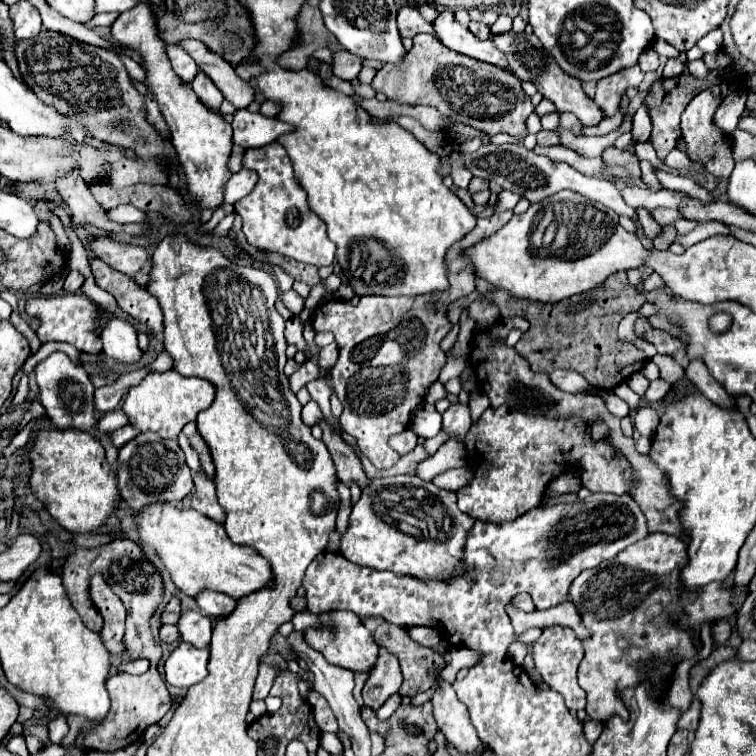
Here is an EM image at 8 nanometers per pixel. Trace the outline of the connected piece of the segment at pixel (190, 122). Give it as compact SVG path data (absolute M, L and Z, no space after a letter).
M136 5L134 9L122 13L116 23L112 25L112 39L118 45L124 45L128 49L140 51L144 57L144 69L148 73L148 87L156 95L156 101L160 105L160 111L170 127L172 133L172 145L176 149L178 161L186 173L186 187L192 201L198 205L198 209L218 209L224 203L222 191L224 183L232 177L228 169L228 159L232 153L232 127L226 123L220 115L212 113L190 85L182 83L176 73L170 67L170 61L166 57L166 45L158 37L156 31L156 17L152 13L150 5Z

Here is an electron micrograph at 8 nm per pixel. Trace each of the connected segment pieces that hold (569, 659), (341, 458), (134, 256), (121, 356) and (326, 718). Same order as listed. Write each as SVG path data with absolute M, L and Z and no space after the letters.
M546 627L540 639L532 643L532 657L542 679L550 685L550 689L558 691L564 697L566 707L570 711L582 711L586 705L586 695L576 681L576 671L584 657L584 649L582 649L582 643L576 639L574 631L570 627Z
M322 421L322 423L318 423L318 425L320 425L322 431L324 431L322 441L324 441L324 445L328 447L330 457L332 457L332 461L334 461L334 465L336 465L338 479L340 479L344 485L348 485L348 487L350 487L352 483L356 483L360 489L364 489L364 487L368 485L368 477L366 477L366 473L364 473L364 469L362 469L362 465L360 465L360 459L354 455L352 447L350 447L348 443L344 443L344 441L330 429L330 425L328 425L326 421Z
M98 237L92 241L92 249L98 259L106 261L116 271L132 277L132 281L140 287L148 285L150 269L152 269L152 255L136 245L120 243L110 237Z
M108 319L100 331L104 353L124 365L134 365L142 359L136 329L124 319Z
M310 685L310 691L308 691L308 703L312 705L314 709L314 717L316 717L316 723L320 727L320 731L330 731L330 733L336 733L338 731L338 723L336 723L336 717L332 713L332 709L328 707L328 701L318 693L314 691L314 687Z

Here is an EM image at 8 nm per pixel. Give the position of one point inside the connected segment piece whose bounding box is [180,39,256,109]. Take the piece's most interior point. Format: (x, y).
(240, 93)

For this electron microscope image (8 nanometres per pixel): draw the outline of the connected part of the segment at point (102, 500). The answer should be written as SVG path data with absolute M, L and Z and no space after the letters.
M40 431L30 459L34 467L30 487L64 529L72 533L92 533L120 507L116 469L108 465L104 447L92 435L80 431Z

